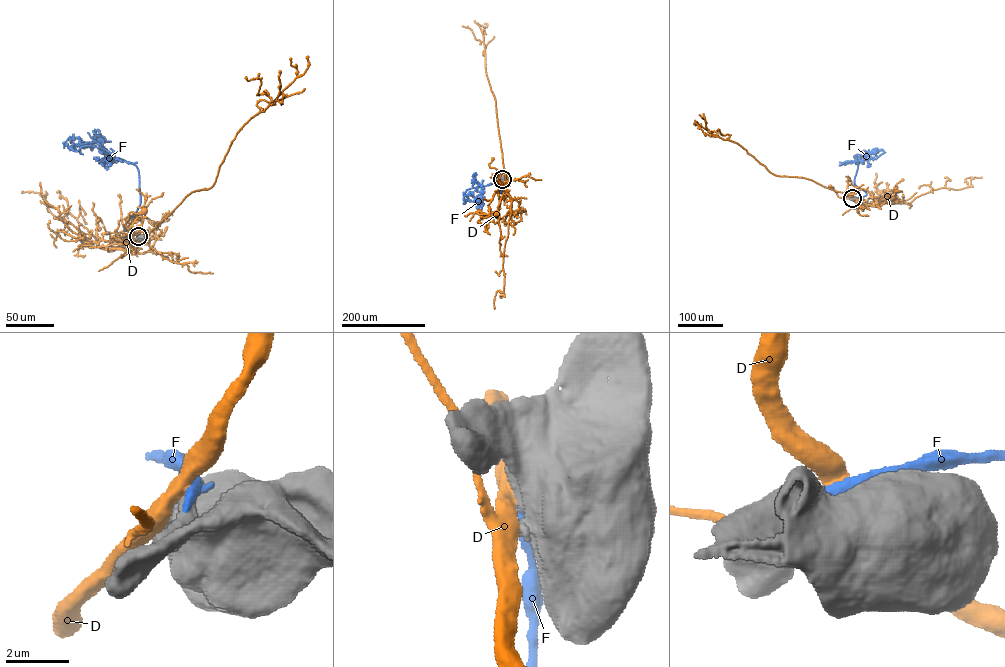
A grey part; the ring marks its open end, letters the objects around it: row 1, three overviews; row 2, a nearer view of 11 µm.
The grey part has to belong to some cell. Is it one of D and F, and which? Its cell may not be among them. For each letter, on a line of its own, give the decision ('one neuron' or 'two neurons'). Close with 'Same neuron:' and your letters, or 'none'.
D: two neurons
F: two neurons
Same neuron: none

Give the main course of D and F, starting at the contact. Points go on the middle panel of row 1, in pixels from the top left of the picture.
D: (502, 179), (499, 171), (488, 164), (492, 159)
F: (502, 178), (501, 193), (497, 180), (481, 187), (475, 200), (480, 212)

